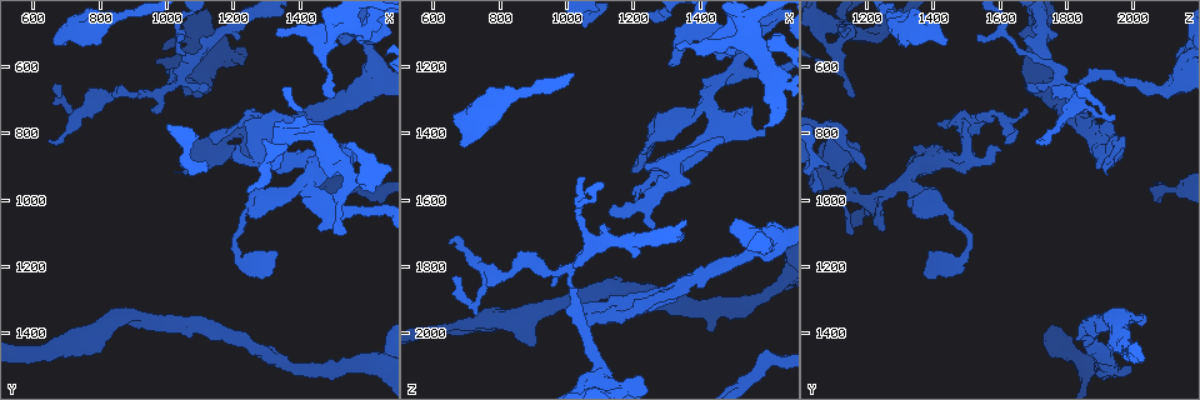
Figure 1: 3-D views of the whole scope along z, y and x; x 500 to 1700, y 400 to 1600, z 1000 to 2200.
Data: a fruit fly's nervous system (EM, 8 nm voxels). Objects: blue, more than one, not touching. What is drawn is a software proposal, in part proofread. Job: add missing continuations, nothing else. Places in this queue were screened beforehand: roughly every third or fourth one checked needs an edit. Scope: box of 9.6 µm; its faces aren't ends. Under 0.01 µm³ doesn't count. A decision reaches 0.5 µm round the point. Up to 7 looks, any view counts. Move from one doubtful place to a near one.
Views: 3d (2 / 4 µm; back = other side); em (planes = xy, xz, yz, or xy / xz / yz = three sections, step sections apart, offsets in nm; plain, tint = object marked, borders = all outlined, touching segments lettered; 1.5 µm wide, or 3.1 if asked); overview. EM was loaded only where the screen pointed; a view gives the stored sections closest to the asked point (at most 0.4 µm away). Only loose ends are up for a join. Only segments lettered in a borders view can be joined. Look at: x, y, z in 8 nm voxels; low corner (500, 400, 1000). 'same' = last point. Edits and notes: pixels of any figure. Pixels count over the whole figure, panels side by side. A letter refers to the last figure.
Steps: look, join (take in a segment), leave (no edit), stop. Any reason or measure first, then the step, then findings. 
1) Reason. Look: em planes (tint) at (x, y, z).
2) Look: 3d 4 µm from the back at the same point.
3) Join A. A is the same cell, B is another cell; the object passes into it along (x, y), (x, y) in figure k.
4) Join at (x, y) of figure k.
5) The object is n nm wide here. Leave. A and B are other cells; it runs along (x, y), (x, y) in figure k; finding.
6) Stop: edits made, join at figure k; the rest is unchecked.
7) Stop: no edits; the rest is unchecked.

Free end. Look: 3d 4 µm at (1590, 850, 1380).

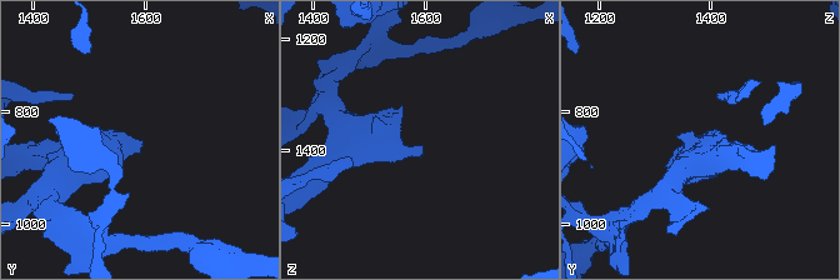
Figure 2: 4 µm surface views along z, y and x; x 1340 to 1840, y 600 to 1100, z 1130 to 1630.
Shape alone is not enough. Look: em planes (plain) at (1595, 860, 1390).

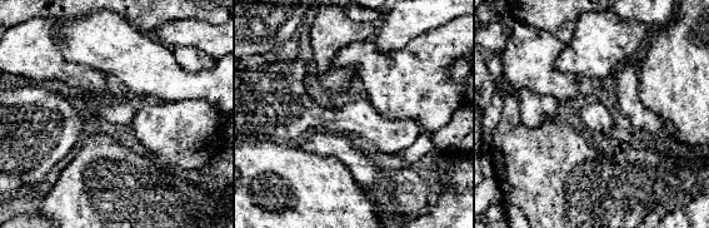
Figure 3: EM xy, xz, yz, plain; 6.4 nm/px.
See the neighbours. Look: em planes (borders) at the same point.

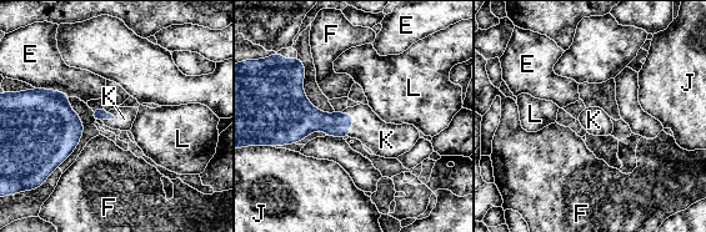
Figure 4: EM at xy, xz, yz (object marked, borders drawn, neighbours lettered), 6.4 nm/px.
Join K. K is the same cell, E, F, J and L are other cells; the object passes into it along (338, 125), (354, 120), (386, 140) in figure 4; it goes on there.

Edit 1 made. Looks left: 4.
Free end. Look: em yz step 8 (tint) at (1130, 910, 1890).

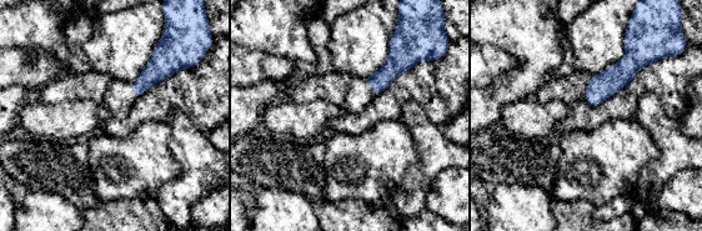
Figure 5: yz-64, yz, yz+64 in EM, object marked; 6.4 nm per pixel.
Another direction. Look: em planes (borders) at the same point.

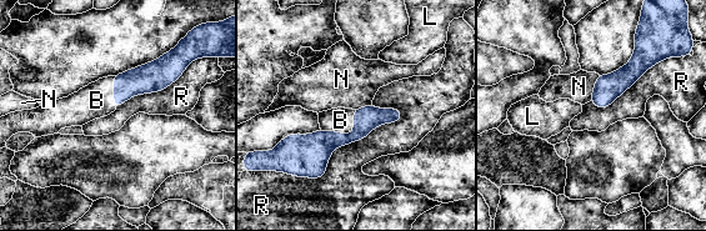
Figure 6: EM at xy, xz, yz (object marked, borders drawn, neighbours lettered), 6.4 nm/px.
Join B. B is the same cell, L, N and R are other cells; the cell continues.

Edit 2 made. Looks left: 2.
Stop: edits made, join at figure 4, join at figure 6; the rest is unchecked.

